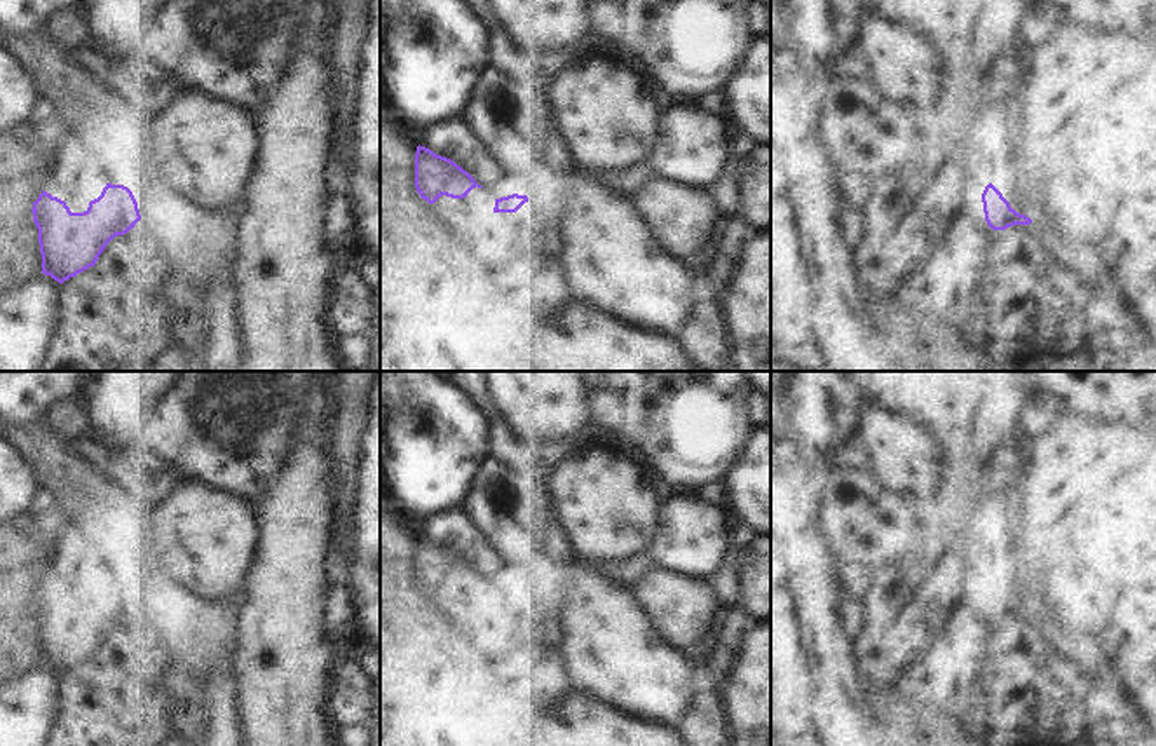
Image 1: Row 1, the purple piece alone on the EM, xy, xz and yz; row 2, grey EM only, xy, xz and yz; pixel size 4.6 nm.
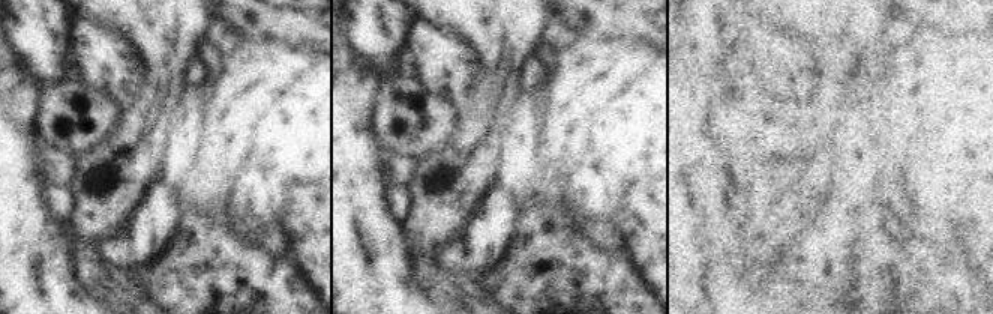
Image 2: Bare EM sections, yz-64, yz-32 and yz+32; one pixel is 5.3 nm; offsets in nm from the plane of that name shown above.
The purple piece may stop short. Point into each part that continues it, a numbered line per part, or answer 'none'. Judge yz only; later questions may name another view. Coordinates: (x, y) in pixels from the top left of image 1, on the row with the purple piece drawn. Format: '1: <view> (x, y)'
1: yz (1026, 149)

